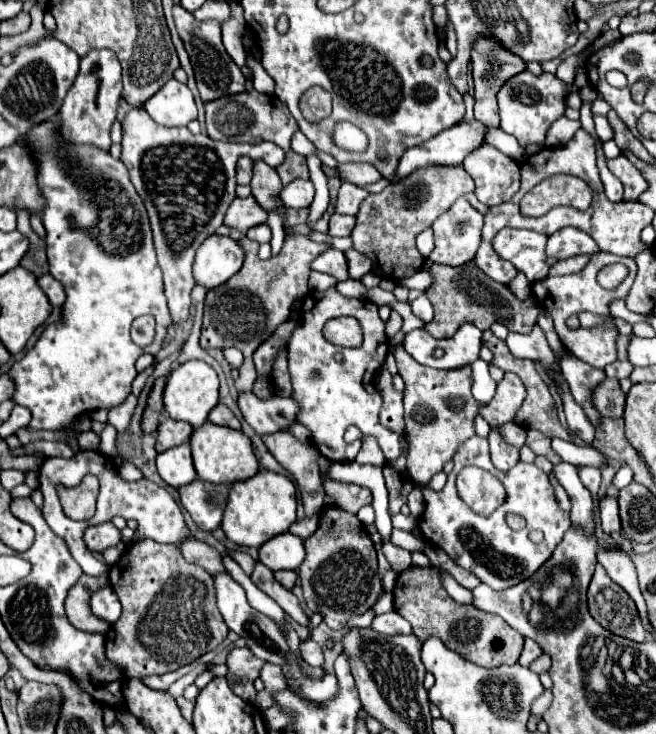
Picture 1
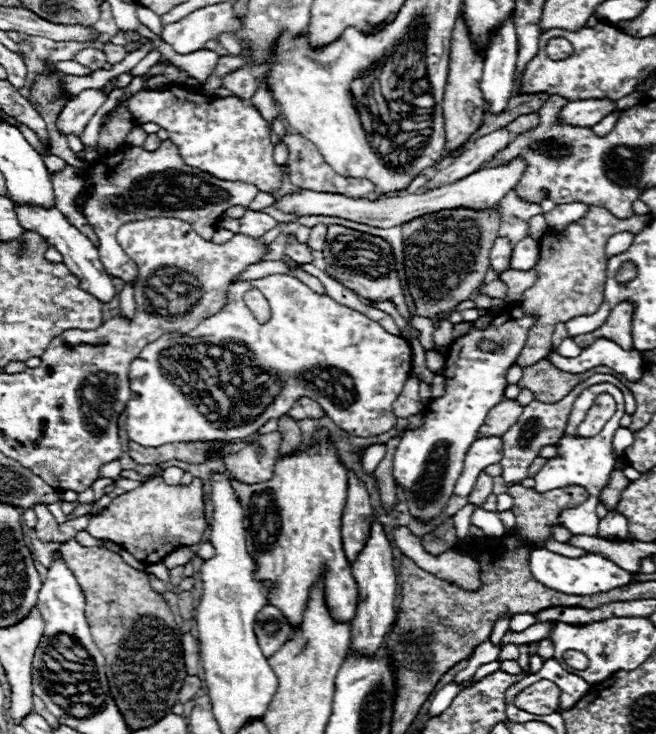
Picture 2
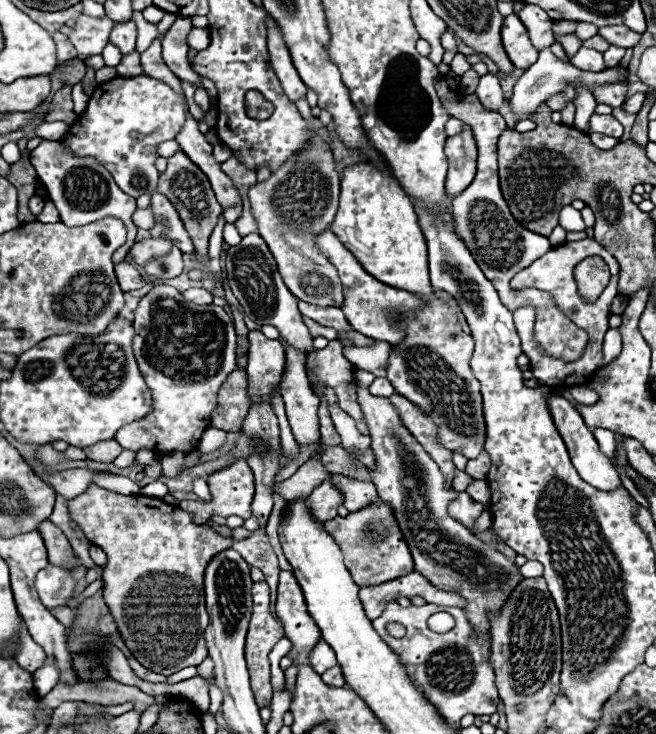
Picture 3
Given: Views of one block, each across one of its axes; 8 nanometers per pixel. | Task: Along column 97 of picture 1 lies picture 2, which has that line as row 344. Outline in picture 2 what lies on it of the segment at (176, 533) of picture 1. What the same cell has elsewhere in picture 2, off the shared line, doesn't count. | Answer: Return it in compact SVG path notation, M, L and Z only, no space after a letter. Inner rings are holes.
M512 304L504 306L500 314L488 324L488 328L478 330L472 326L464 336L452 342L444 366L444 396L432 400L426 406L426 420L422 428L402 432L394 454L394 480L396 486L404 492L404 500L414 518L430 524L442 516L442 508L452 498L454 484L462 474L466 452L476 440L478 428L484 424L490 408L504 400L506 372L524 348L532 324L536 324L536 318L528 316L520 304ZM482 338L506 342L506 348L502 352L482 352L478 348L478 342ZM564 338L564 340L560 342L560 346L558 346L558 352L560 352L562 356L578 356L578 354L582 352L582 348L578 348L572 338Z

